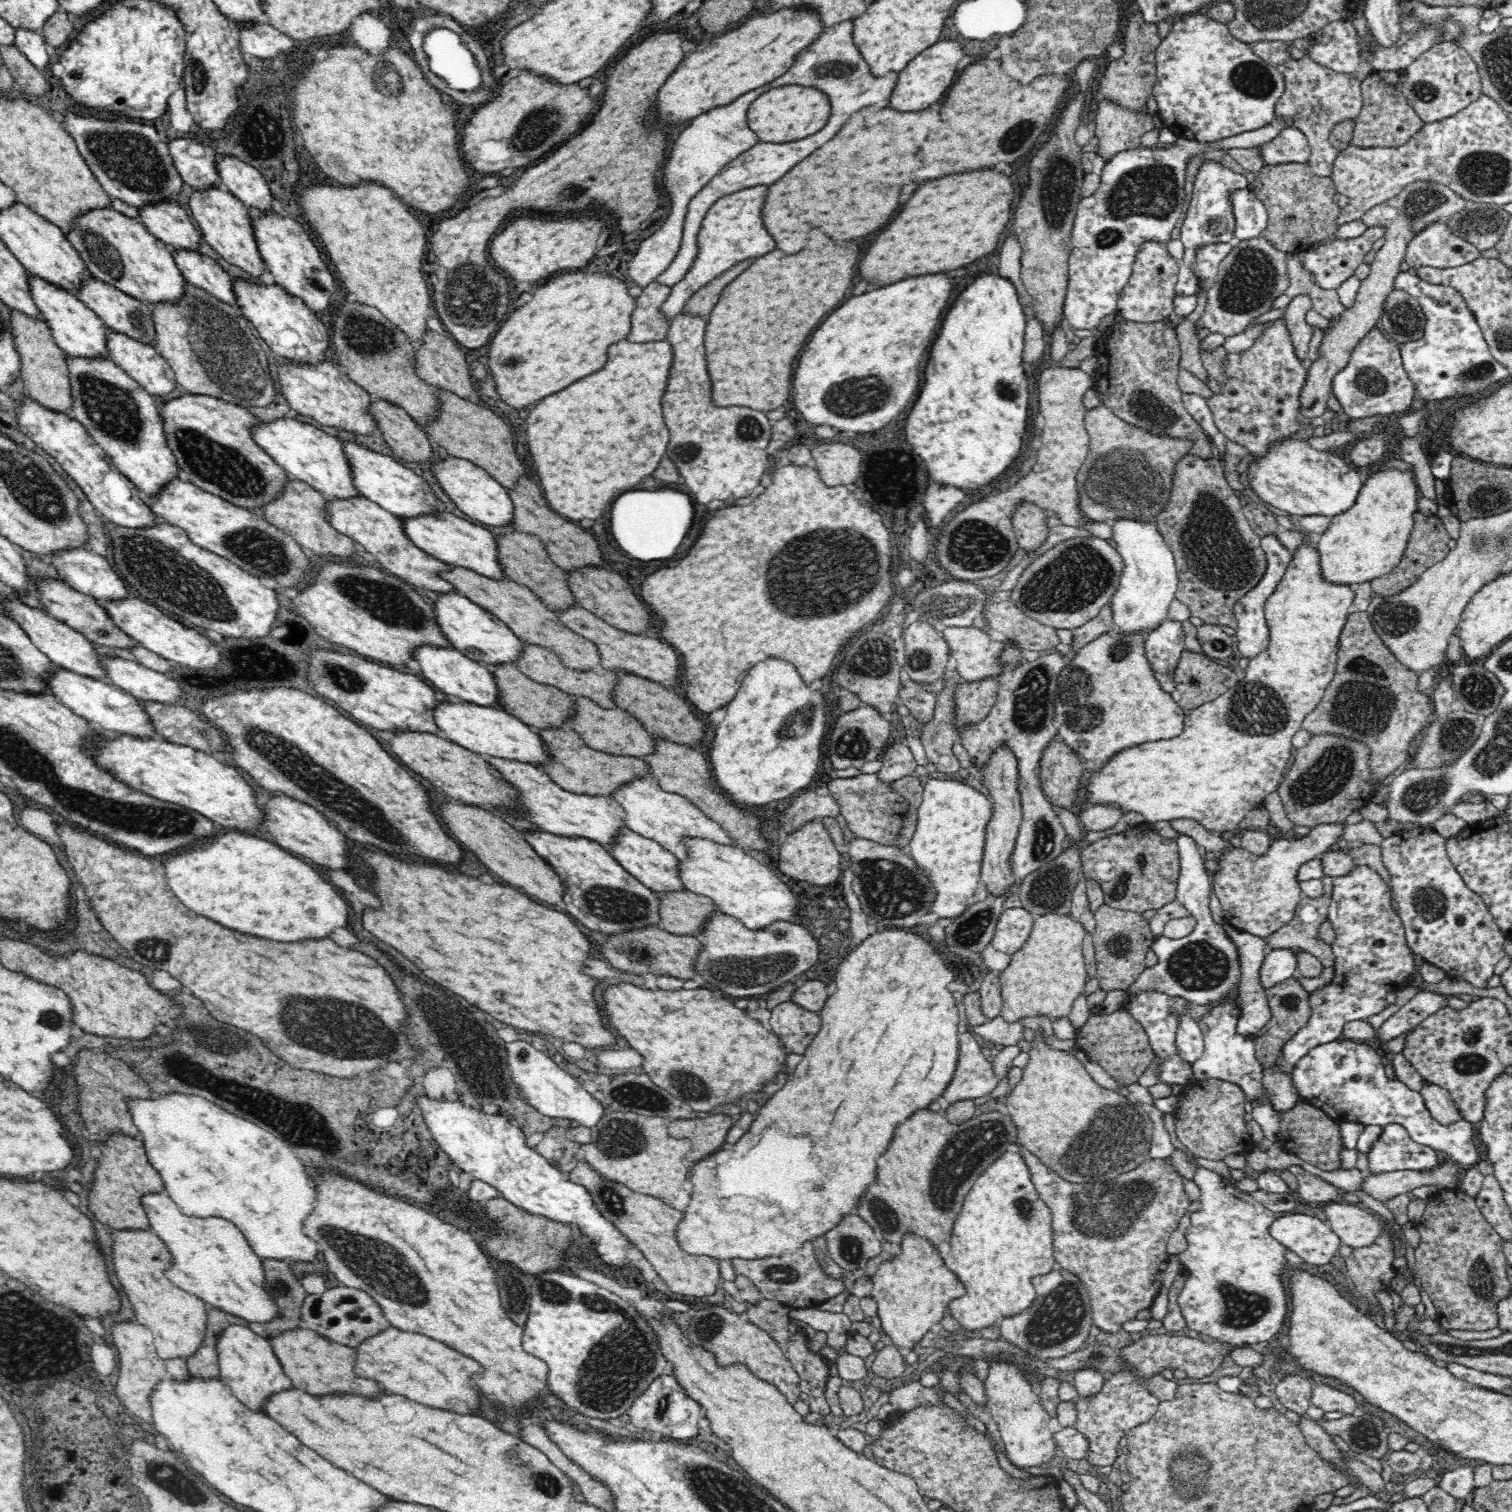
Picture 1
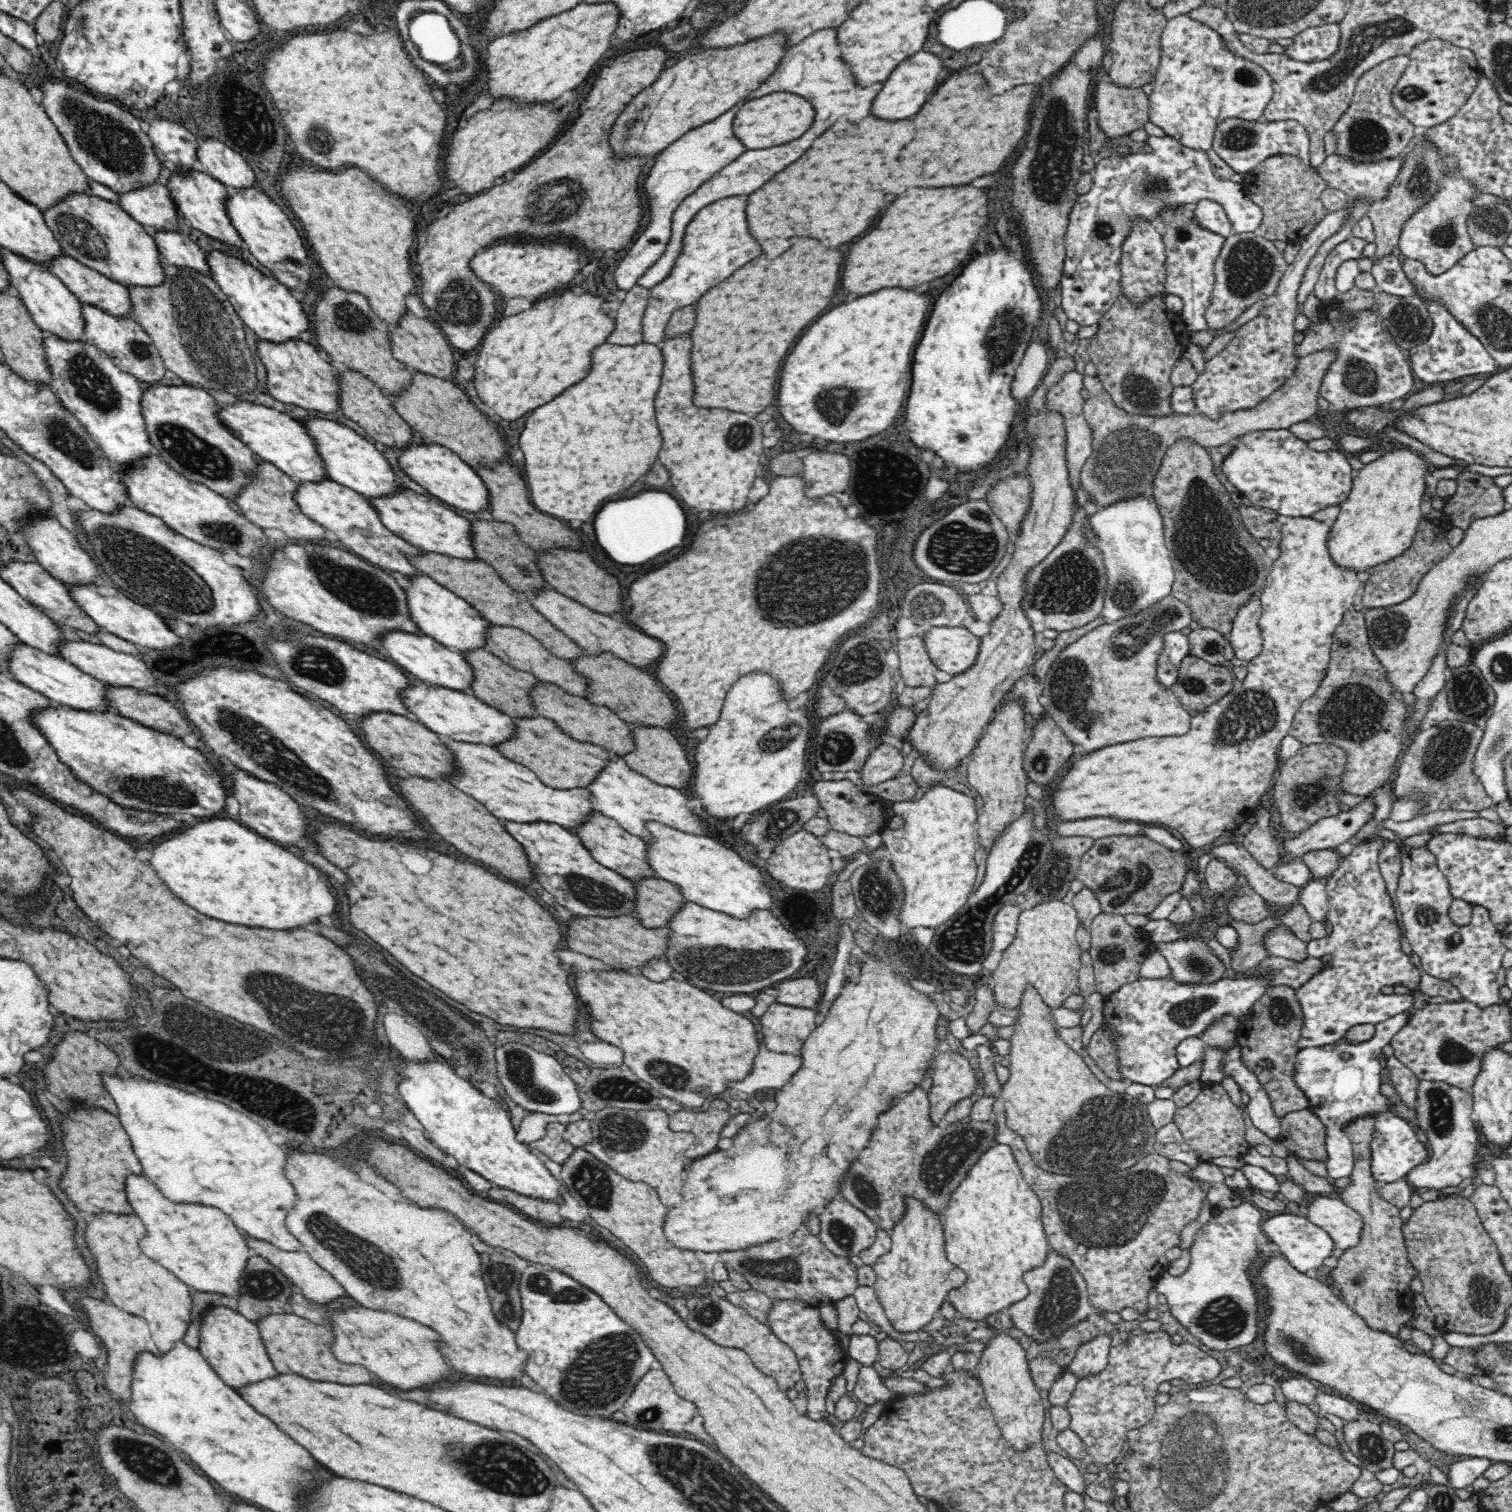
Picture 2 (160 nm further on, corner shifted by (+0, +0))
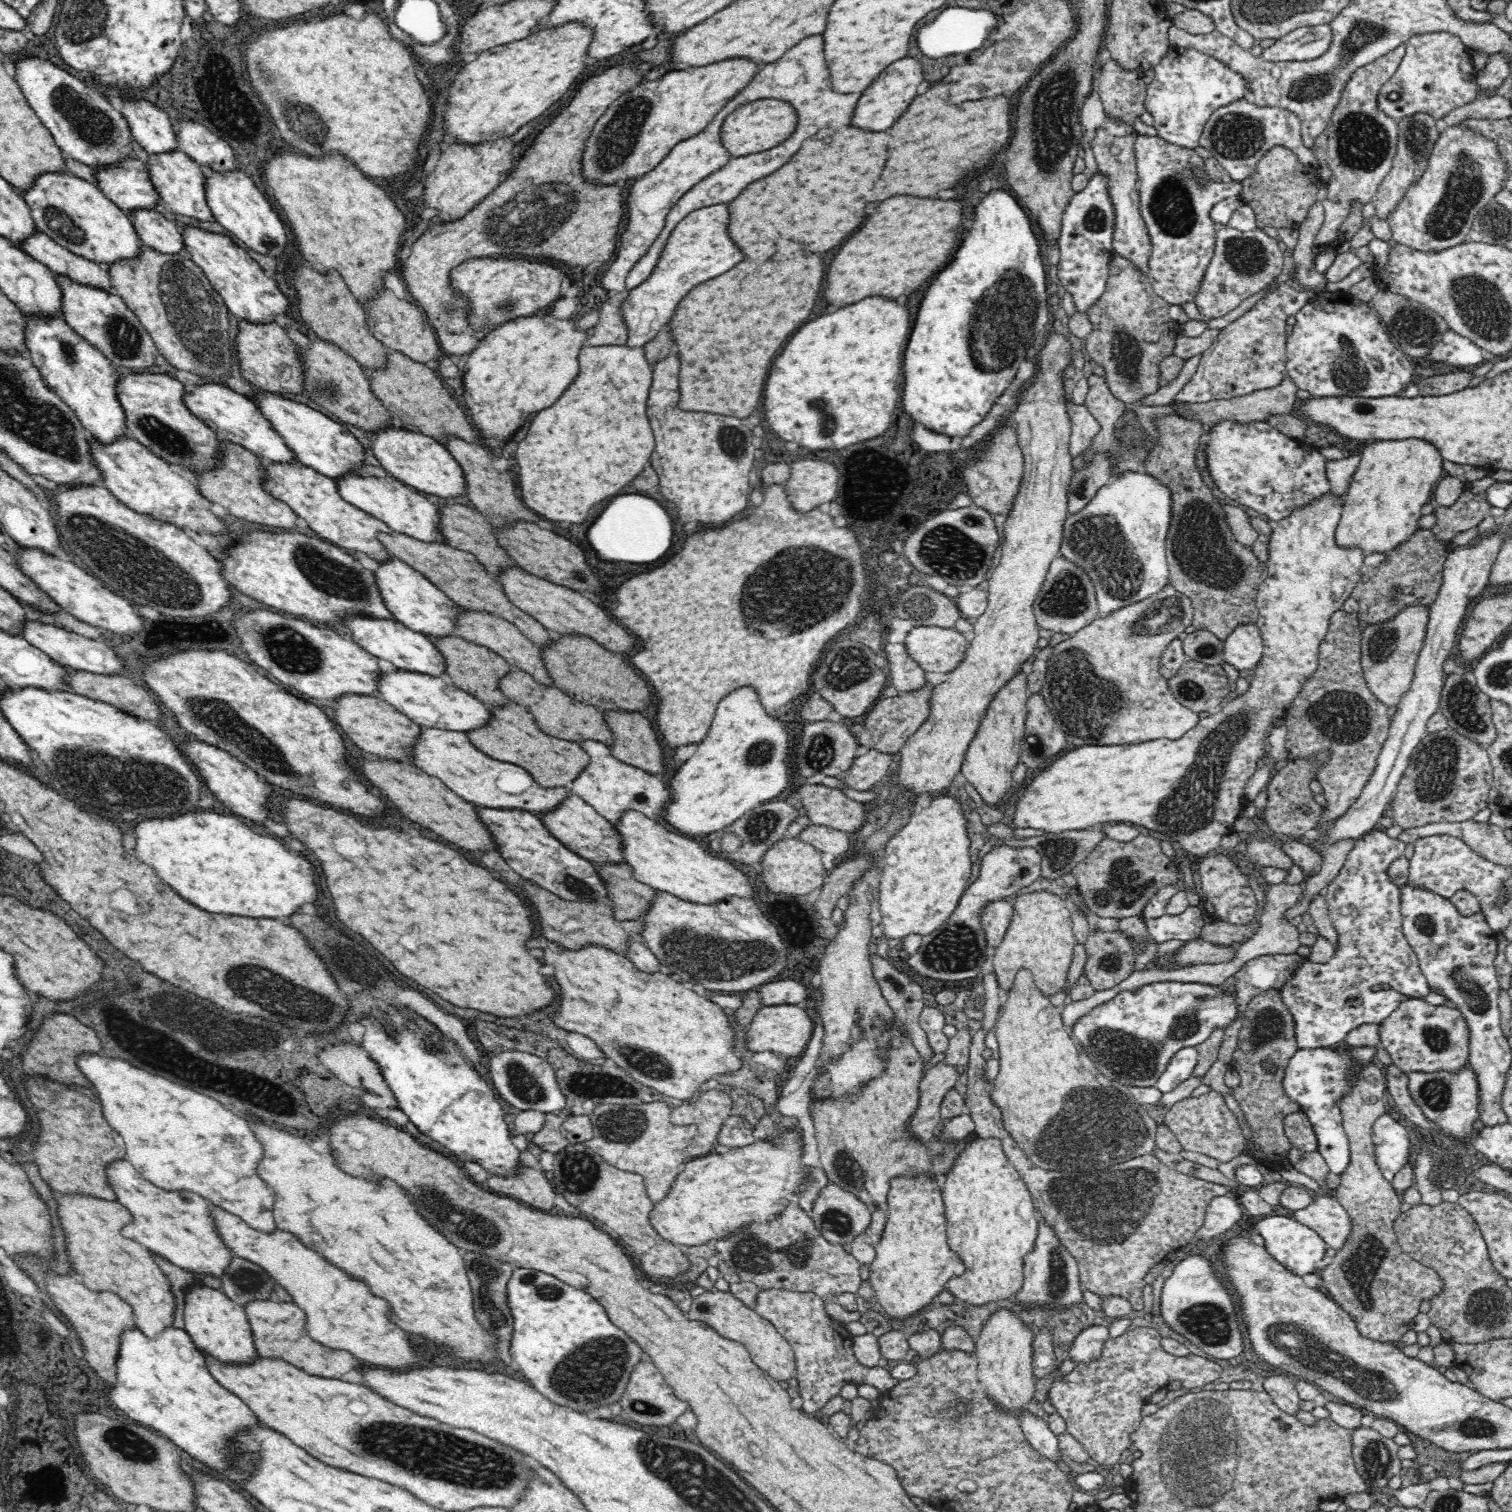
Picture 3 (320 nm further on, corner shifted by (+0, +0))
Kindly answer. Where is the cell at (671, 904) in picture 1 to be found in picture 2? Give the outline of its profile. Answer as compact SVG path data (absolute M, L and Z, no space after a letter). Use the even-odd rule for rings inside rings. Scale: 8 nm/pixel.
M657 876L630 878L634 885L636 900L631 916L646 928L660 928L668 924L672 914L682 906L685 898L676 885Z

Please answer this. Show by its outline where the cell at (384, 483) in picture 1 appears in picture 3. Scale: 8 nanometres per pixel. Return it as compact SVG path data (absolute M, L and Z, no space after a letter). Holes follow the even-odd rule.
M259 389L249 398L258 407L262 417L270 421L274 431L282 437L286 447L302 464L330 478L340 478L348 474L352 468L364 464L364 448L352 435L347 425L340 425L310 406L283 397L278 392L266 392Z

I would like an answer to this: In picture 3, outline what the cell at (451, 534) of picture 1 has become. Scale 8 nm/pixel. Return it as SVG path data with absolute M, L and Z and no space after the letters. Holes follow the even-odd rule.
M364 463L352 468L348 474L332 479L342 499L382 520L391 530L424 542L447 544L442 533L438 531L439 508L413 487L390 476L382 467Z

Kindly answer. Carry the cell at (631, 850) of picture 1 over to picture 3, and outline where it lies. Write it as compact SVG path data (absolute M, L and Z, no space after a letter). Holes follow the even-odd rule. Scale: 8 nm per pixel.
M571 790L548 812L536 812L536 817L542 821L542 825L550 831L550 835L558 839L560 843L570 849L573 853L580 855L589 861L604 864L604 862L622 862L623 844L620 835L612 827L612 823L600 816L586 801L576 796Z

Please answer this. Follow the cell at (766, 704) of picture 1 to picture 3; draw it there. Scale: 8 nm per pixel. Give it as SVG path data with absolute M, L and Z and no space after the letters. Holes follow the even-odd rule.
M752 687L738 688L730 692L718 704L714 722L705 738L698 743L698 749L690 759L683 762L670 783L670 802L664 806L659 819L665 826L684 836L697 838L727 826L761 803L786 793L790 786L790 768L788 768L788 732L784 722L769 716L762 707L758 693Z

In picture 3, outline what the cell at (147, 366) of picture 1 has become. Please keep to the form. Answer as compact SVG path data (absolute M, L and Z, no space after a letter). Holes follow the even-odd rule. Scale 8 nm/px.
M55 274L54 277L63 295L61 316L80 336L98 348L112 365L132 368L136 370L136 373L148 370L148 366L155 370L157 346L150 333L139 322L139 318L118 294L108 293L107 290L88 286L82 282L75 282L64 275Z

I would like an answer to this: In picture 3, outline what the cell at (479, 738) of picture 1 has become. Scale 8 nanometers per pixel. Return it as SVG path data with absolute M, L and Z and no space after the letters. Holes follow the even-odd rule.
M381 669L376 680L376 695L409 720L422 727L450 731L474 731L483 728L491 717L491 710L480 699L457 687L448 676L430 676L409 670Z

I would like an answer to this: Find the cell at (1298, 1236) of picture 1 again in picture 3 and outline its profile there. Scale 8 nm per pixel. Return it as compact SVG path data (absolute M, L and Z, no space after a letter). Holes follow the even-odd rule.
M1290 1215L1265 1216L1263 1220L1256 1222L1253 1232L1264 1239L1264 1248L1279 1264L1300 1277L1317 1273L1314 1264L1324 1258L1328 1247L1314 1230L1299 1224Z

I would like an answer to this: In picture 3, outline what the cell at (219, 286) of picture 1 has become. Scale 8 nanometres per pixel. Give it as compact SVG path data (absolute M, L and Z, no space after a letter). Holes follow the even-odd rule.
M136 208L125 212L144 247L151 247L164 254L184 252L183 238L176 224L154 208Z

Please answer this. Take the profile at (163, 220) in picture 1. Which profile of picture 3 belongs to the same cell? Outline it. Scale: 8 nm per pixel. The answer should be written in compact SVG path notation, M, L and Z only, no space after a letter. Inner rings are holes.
M136 154L112 164L92 167L96 186L123 211L156 206L158 193L146 165Z

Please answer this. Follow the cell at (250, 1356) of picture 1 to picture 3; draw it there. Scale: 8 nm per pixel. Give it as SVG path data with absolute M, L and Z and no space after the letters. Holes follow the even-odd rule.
M192 1284L184 1292L184 1330L197 1348L221 1362L244 1364L250 1362L257 1352L254 1349L252 1329L246 1311L221 1289L216 1290L205 1284Z

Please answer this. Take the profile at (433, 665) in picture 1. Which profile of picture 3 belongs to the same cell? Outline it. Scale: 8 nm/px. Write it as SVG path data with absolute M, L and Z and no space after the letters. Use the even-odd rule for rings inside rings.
M344 614L338 624L344 626L345 634L358 646L371 655L390 660L400 670L423 672L430 676L443 676L444 666L446 666L444 656L430 643L428 636L404 626L394 618L388 620L387 618L364 616L363 614Z

